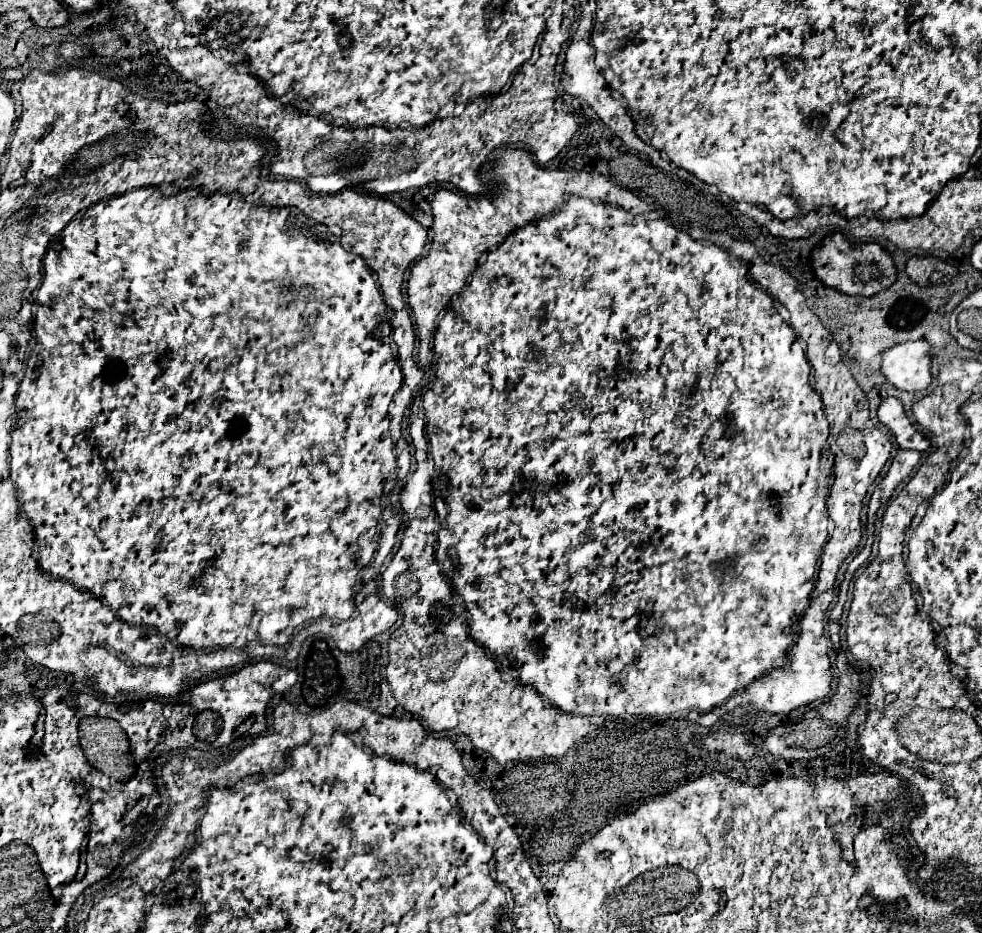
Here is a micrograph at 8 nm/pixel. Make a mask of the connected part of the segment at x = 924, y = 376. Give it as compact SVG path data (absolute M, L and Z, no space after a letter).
M905 341L881 353L881 371L891 385L903 391L923 391L931 383L929 343Z

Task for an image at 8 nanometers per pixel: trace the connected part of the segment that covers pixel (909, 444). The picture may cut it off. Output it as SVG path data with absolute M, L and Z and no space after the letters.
M885 397L877 409L877 419L895 435L895 441L901 449L925 451L929 447L929 441L915 429L915 425L905 415L899 399Z

